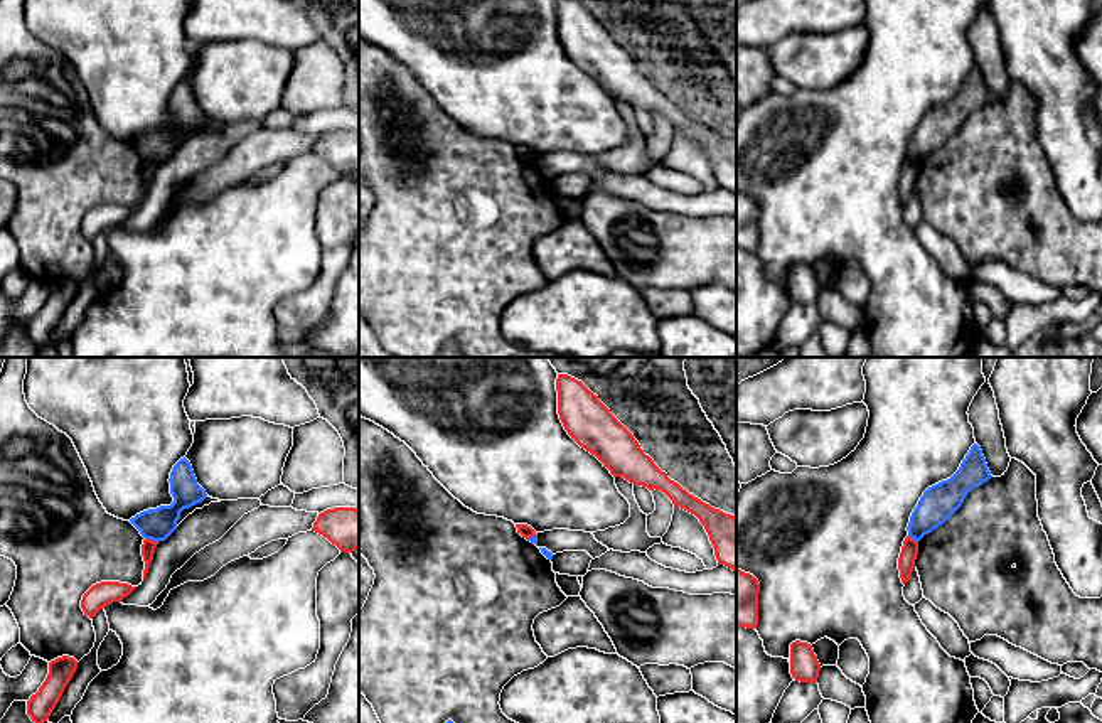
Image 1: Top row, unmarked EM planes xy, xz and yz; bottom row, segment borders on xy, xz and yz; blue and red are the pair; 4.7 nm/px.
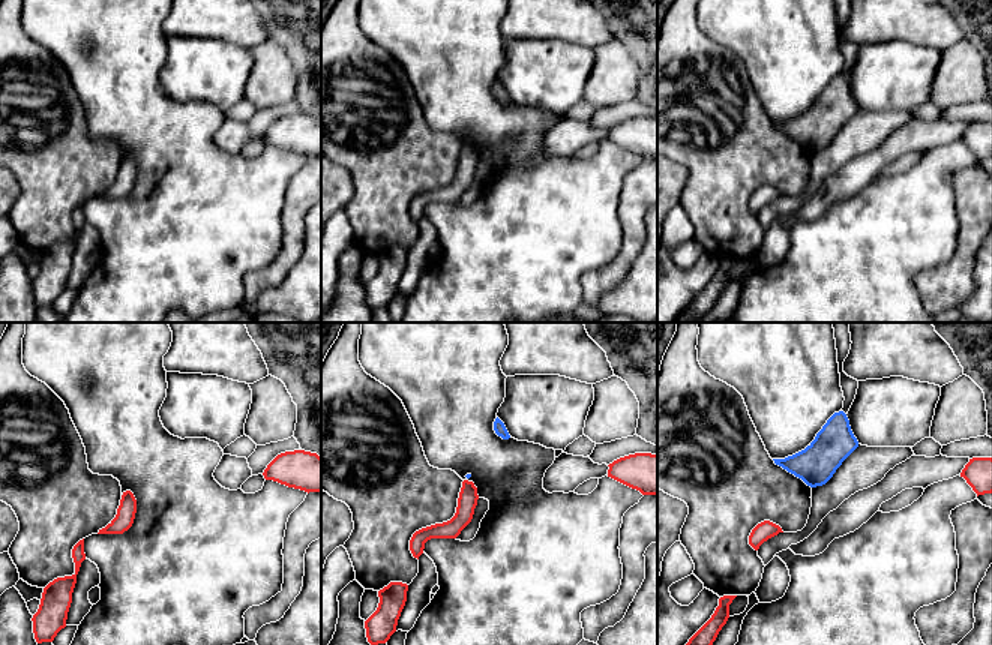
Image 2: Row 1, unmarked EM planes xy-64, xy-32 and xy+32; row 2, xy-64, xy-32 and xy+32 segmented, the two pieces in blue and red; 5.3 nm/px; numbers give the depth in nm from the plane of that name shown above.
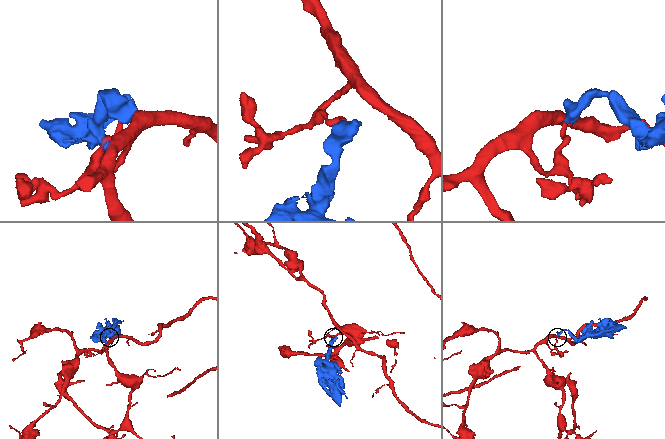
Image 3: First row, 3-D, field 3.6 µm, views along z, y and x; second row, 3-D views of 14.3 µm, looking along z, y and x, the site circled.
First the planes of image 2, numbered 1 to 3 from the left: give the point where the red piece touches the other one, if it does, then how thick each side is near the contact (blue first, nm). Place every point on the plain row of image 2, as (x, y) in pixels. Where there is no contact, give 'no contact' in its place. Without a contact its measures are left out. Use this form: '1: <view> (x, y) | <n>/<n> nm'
1: no contact
2: no contact
3: no contact

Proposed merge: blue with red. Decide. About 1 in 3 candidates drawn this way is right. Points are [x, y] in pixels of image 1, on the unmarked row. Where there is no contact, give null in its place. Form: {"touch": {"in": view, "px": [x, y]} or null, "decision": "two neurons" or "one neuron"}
{"touch": {"in": "xy", "px": [152, 162]}, "decision": "two neurons"}

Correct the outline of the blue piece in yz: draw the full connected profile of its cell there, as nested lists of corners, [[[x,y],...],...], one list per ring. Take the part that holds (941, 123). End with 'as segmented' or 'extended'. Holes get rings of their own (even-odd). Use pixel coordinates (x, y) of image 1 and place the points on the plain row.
[[[974,66],[950,101],[923,115],[910,138],[908,158],[920,163],[925,157],[942,148],[962,128],[967,116],[991,99],[982,72]]]; as segmented

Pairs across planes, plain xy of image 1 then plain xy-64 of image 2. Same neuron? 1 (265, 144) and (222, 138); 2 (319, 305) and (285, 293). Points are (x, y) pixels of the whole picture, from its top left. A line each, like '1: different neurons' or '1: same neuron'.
1: same neuron
2: different neurons

